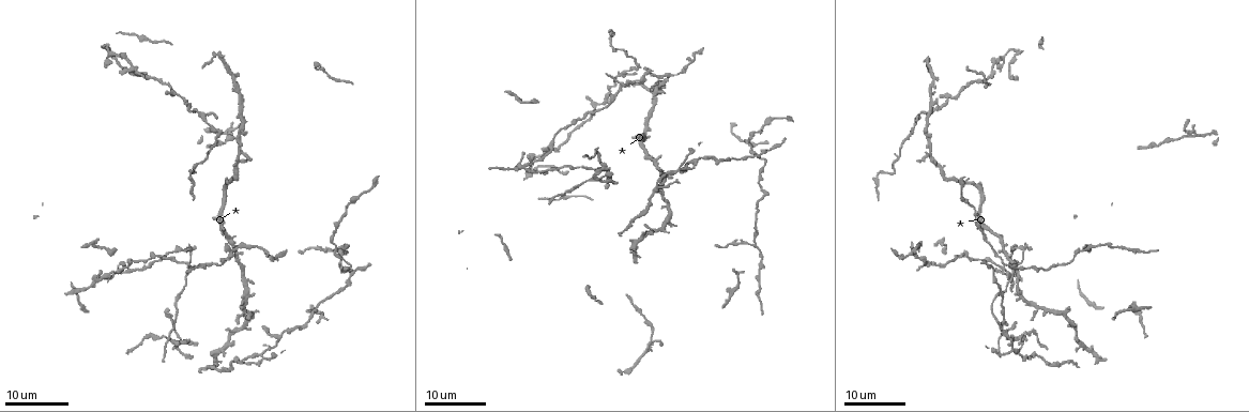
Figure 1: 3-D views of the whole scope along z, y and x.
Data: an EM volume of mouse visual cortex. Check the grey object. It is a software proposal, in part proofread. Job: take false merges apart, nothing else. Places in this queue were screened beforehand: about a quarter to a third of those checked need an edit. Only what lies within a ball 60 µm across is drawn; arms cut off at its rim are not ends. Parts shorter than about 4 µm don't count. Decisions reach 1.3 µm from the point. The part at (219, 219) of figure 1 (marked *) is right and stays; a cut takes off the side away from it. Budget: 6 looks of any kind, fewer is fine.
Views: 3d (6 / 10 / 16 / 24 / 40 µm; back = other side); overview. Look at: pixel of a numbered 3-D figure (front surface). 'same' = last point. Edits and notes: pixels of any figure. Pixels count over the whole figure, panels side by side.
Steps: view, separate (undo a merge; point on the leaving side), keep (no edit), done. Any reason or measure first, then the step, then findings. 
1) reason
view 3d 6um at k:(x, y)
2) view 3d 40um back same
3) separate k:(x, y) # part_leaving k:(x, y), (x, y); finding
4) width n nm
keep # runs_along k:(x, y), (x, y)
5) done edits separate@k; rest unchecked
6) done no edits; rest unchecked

calibre changes
view 3d 24um at 1:(217, 134)

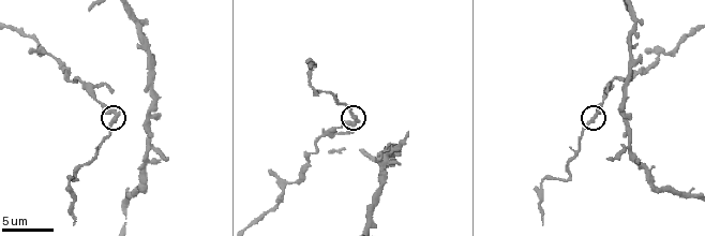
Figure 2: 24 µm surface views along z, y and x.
zoom in
view 3d 10um at 2:(593, 117)

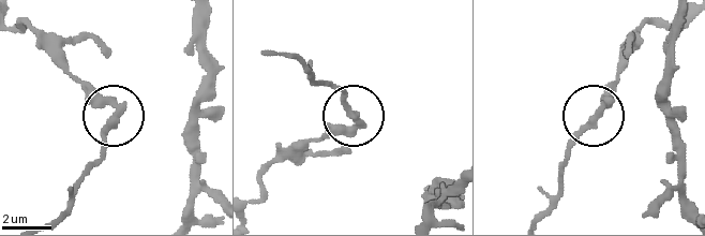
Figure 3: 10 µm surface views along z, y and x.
separate 3:(104, 131) # part_leaving 3:(121, 107), (101, 161), (59, 216); a second cell is stuck on

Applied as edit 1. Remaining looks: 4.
view 3d 10um at 2:(146, 89)

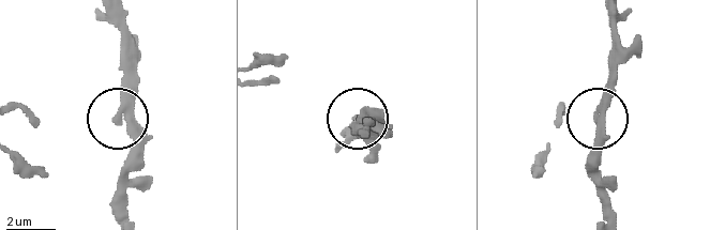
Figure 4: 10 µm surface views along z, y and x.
side_arm 31 um
keep # all the same cell

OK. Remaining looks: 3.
four-way junction
view 3d 24um at 1:(522, 165)

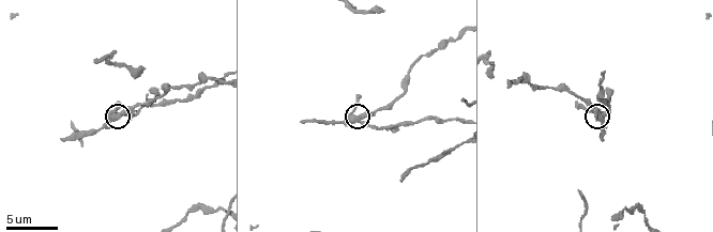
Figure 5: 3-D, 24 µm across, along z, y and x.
zoom in
view 3d 10um at 5:(119, 114)

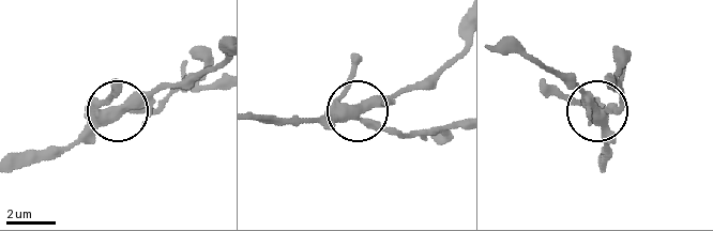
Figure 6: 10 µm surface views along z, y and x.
arms 4
keep # runs_along 6:(218, 81), (107, 113), (66, 152); all the same cell

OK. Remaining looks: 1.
done edits separate@3; rest unchecked

